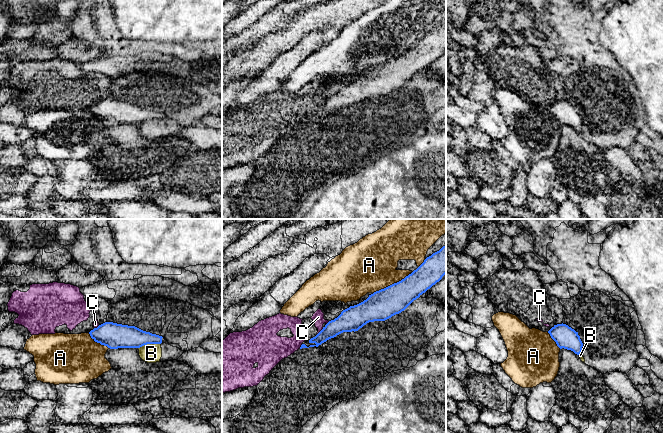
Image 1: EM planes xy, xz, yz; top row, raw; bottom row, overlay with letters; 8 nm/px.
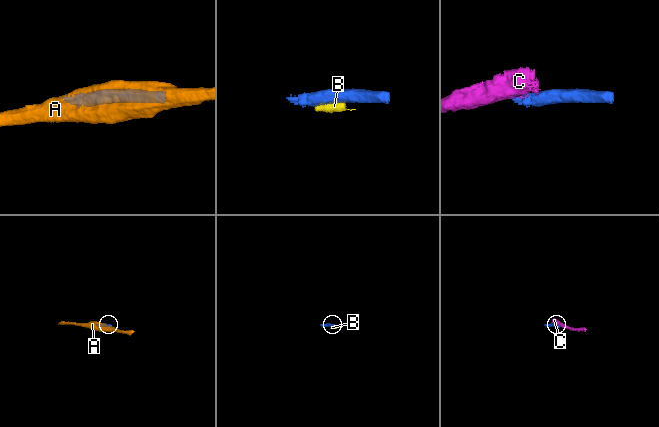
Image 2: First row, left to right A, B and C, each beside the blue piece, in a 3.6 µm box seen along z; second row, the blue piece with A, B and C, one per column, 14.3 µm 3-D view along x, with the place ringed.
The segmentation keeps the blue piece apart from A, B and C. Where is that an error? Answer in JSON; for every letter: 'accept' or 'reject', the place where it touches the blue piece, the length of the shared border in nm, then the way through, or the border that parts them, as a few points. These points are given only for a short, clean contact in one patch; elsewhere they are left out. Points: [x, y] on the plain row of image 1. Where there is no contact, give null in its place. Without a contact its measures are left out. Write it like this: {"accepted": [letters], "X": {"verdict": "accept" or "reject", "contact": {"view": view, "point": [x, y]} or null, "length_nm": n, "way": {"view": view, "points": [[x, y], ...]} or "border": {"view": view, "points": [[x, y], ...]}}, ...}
{"accepted": [], "A": {"verdict": "reject", "contact": {"view": "xz", "point": [392, 60]}, "length_nm": 340}, "B": {"verdict": "reject", "contact": {"view": "xy", "point": [149, 119]}, "length_nm": 190}, "C": {"verdict": "reject", "contact": {"view": "xz", "point": [320, 107]}, "length_nm": 80}}

